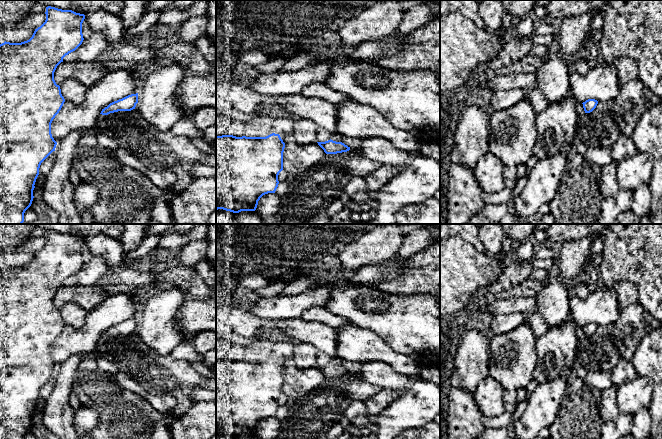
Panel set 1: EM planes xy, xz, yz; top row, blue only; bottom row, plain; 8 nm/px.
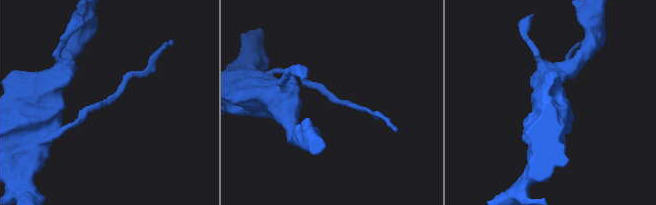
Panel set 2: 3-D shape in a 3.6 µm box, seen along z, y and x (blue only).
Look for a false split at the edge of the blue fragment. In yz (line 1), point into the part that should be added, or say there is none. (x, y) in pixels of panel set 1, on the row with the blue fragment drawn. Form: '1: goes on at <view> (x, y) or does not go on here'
1: does not go on here

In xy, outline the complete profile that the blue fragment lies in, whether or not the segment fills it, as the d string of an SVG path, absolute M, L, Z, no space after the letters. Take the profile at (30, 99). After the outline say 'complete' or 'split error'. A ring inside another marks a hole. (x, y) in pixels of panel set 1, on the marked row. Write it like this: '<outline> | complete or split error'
M46 7L45 22L35 29L32 37L21 43L0 44L0 224L22 224L24 213L33 201L33 190L41 163L55 151L57 142L51 134L51 123L65 99L54 80L57 66L63 58L83 42L84 14L72 10Z | complete

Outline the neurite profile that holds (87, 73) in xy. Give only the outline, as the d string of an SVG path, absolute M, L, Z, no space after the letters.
M98 61L61 62L54 72L54 80L60 86L64 80L74 79L86 88L90 88L102 79L105 74L104 67Z

